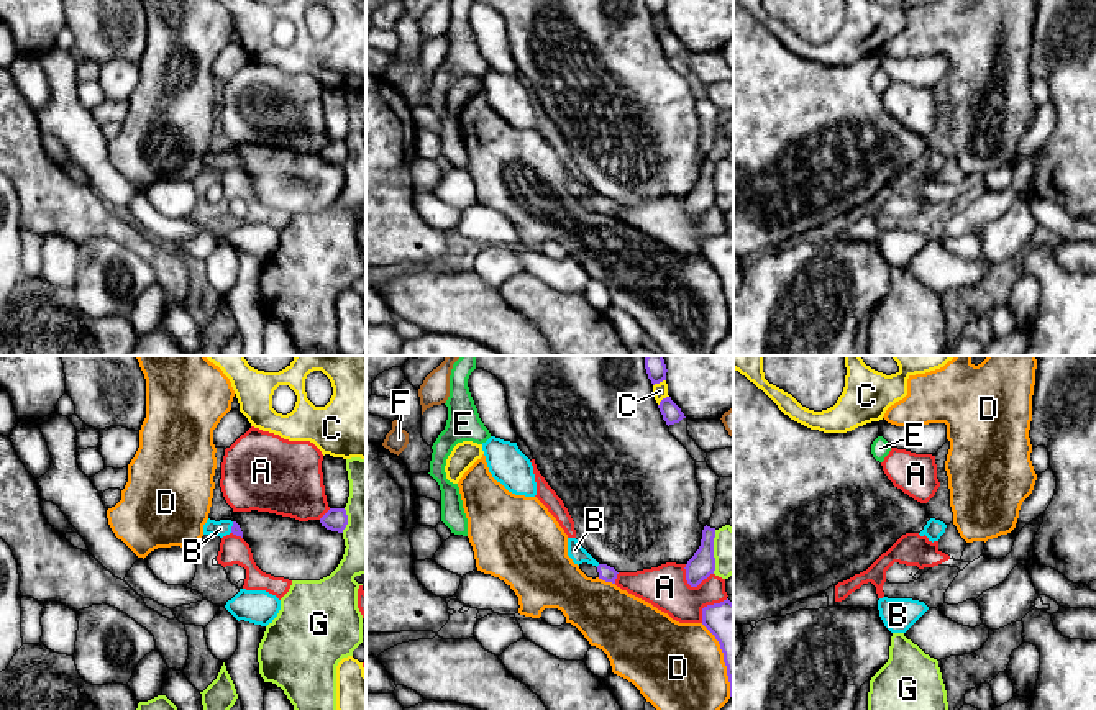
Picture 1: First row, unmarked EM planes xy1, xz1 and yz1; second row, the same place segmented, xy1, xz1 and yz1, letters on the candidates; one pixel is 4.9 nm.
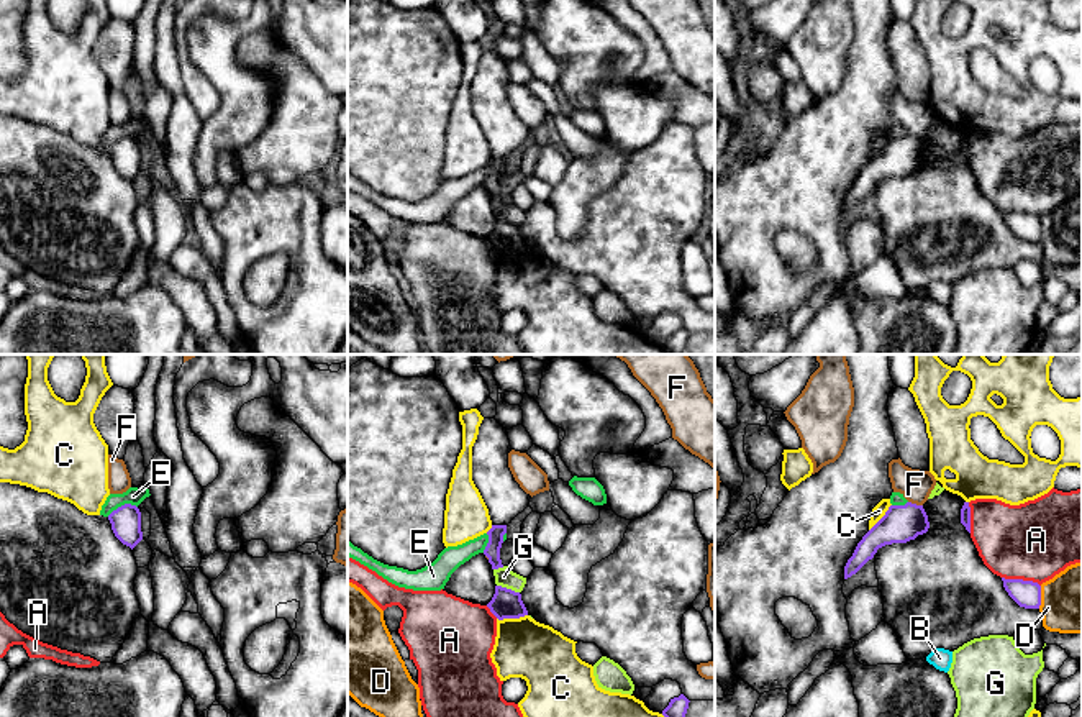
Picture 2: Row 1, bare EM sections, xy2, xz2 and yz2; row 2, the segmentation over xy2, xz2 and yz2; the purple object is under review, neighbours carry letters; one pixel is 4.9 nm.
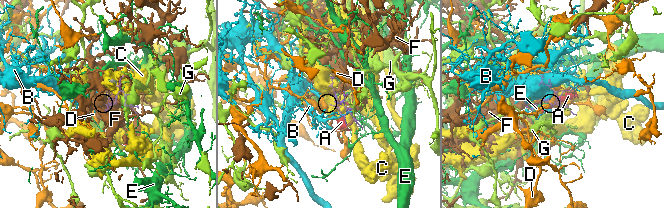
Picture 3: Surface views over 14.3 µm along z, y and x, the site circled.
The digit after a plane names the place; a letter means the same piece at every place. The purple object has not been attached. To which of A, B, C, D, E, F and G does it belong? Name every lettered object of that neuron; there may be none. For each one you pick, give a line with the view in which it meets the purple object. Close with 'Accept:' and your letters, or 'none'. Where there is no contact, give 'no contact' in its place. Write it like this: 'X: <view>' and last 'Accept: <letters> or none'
B: xy1
Accept: B

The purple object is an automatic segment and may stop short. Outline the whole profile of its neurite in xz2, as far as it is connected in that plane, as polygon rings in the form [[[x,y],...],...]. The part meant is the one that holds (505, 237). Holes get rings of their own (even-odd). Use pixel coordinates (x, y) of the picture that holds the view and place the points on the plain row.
[[[495,218],[495,226],[487,240],[498,253],[528,248],[521,226],[502,218]]]

